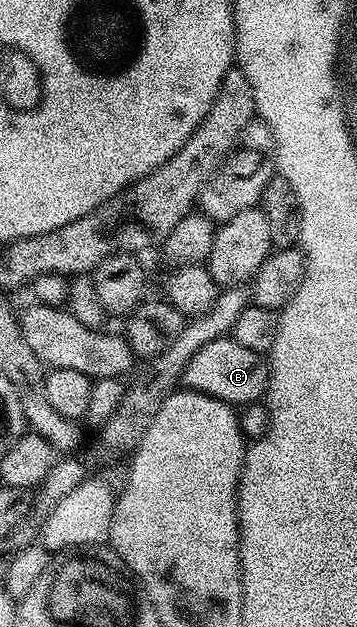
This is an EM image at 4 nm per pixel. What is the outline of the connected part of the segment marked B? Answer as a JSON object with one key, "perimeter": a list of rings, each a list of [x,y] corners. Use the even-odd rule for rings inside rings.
{"perimeter":[[[224,337],[197,349],[189,365],[185,365],[181,383],[189,391],[200,391],[232,405],[248,405],[258,404],[266,396],[270,380],[271,369],[264,356],[245,349],[245,345],[237,345],[234,337]]]}

